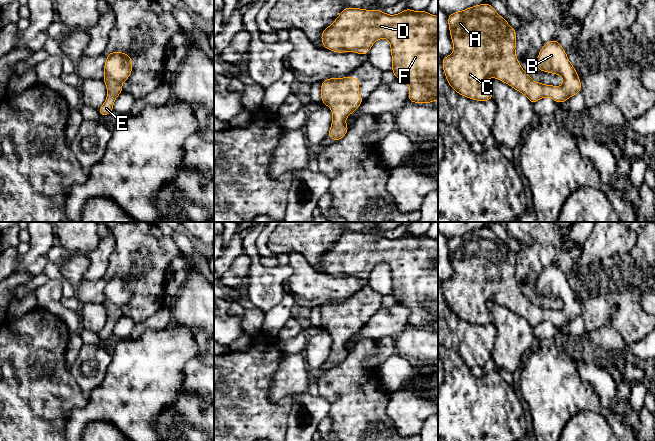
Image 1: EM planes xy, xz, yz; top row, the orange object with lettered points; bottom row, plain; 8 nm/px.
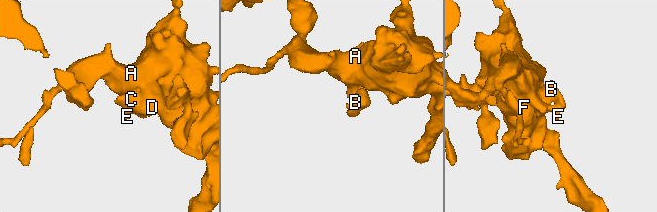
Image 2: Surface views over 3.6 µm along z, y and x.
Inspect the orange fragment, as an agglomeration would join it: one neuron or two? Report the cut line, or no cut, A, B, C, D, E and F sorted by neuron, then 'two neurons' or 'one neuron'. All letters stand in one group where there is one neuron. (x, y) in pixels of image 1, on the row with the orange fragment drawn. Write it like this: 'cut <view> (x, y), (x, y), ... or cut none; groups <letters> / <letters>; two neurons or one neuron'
cut none; groups A B C D E F; one neuron

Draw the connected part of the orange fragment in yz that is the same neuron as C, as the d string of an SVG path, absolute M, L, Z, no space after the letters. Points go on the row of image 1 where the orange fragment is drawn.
M483 3L464 11L454 12L448 15L448 25L454 51L442 58L442 66L449 86L458 95L479 102L493 99L493 91L487 83L489 77L496 78L524 94L532 104L544 97L550 97L559 104L581 92L581 81L576 69L570 63L565 50L555 39L544 43L537 56L536 67L542 72L560 75L563 78L563 84L557 87L532 80L522 69L516 57L516 29L511 27L491 4Z

